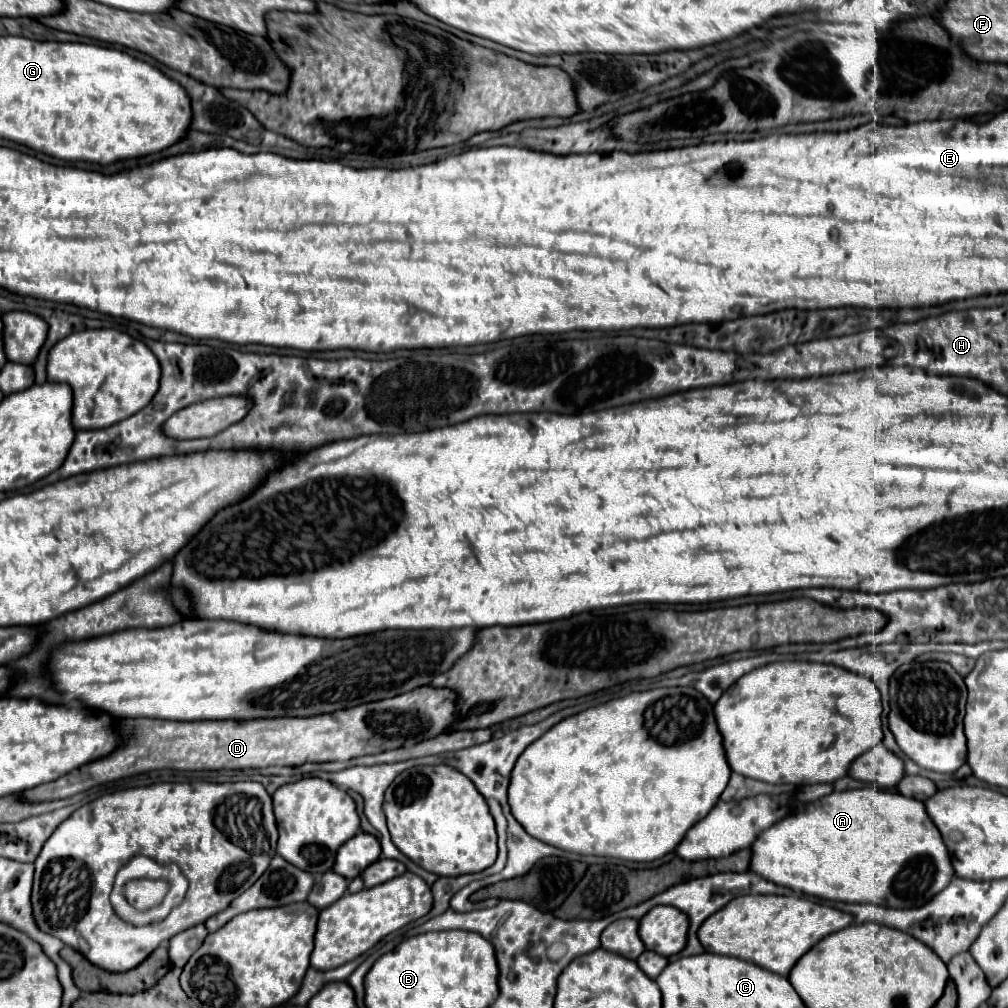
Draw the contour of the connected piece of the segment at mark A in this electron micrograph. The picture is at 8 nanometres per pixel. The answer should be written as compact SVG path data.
M870 785L864 789L852 789L852 791L834 791L814 803L804 805L804 809L796 815L788 815L786 819L782 819L780 823L772 825L770 829L762 831L758 835L758 839L752 845L752 861L750 861L750 869L756 871L758 875L762 875L768 881L774 881L778 885L790 887L794 891L806 893L806 895L814 895L814 897L822 897L822 899L830 899L830 901L844 901L844 903L876 903L882 907L920 907L926 901L930 901L934 895L938 895L938 891L942 891L954 877L954 867L948 855L948 849L942 841L942 835L938 831L938 827L934 825L934 821L930 819L930 815L926 813L924 803L904 797L896 791L888 791L888 789L880 789L878 785Z

